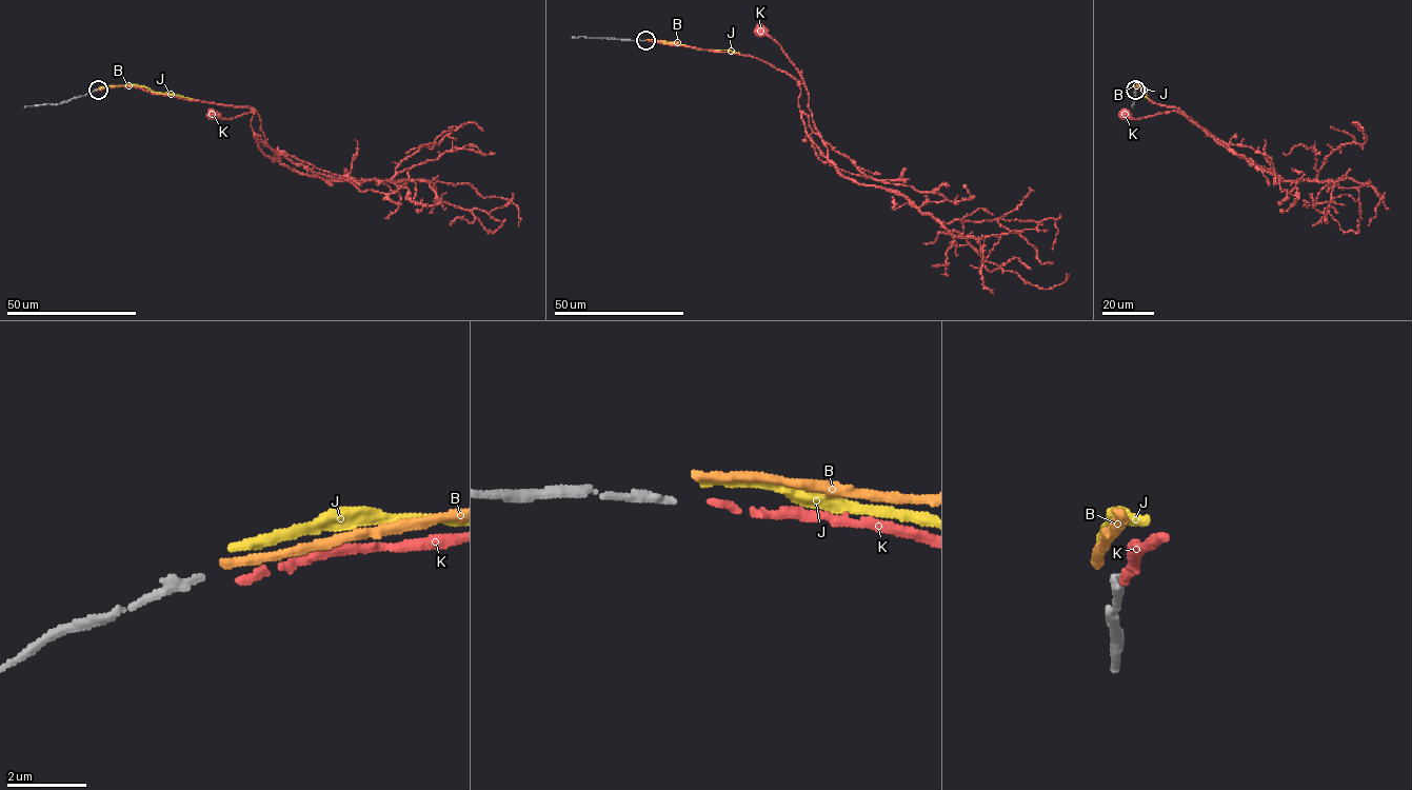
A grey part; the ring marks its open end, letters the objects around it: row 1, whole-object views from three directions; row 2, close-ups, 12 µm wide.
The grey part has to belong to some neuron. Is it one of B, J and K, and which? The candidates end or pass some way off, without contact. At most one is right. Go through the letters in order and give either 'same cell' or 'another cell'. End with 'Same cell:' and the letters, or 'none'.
B: another cell
J: another cell
K: same cell
Same cell: K

